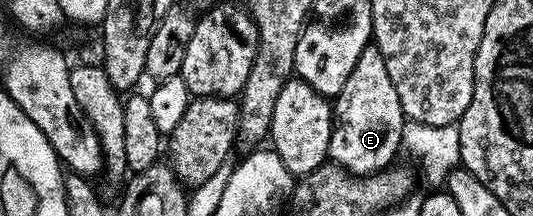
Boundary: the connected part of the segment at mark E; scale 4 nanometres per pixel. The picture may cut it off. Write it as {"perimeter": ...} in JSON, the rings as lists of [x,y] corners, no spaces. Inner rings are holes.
{"perimeter":[[[370,44],[358,56],[354,72],[346,76],[342,92],[338,92],[332,108],[332,131],[328,158],[353,176],[376,174],[393,165],[396,153],[402,150],[402,132],[405,124],[404,109],[394,92],[386,60],[375,44]]]}

